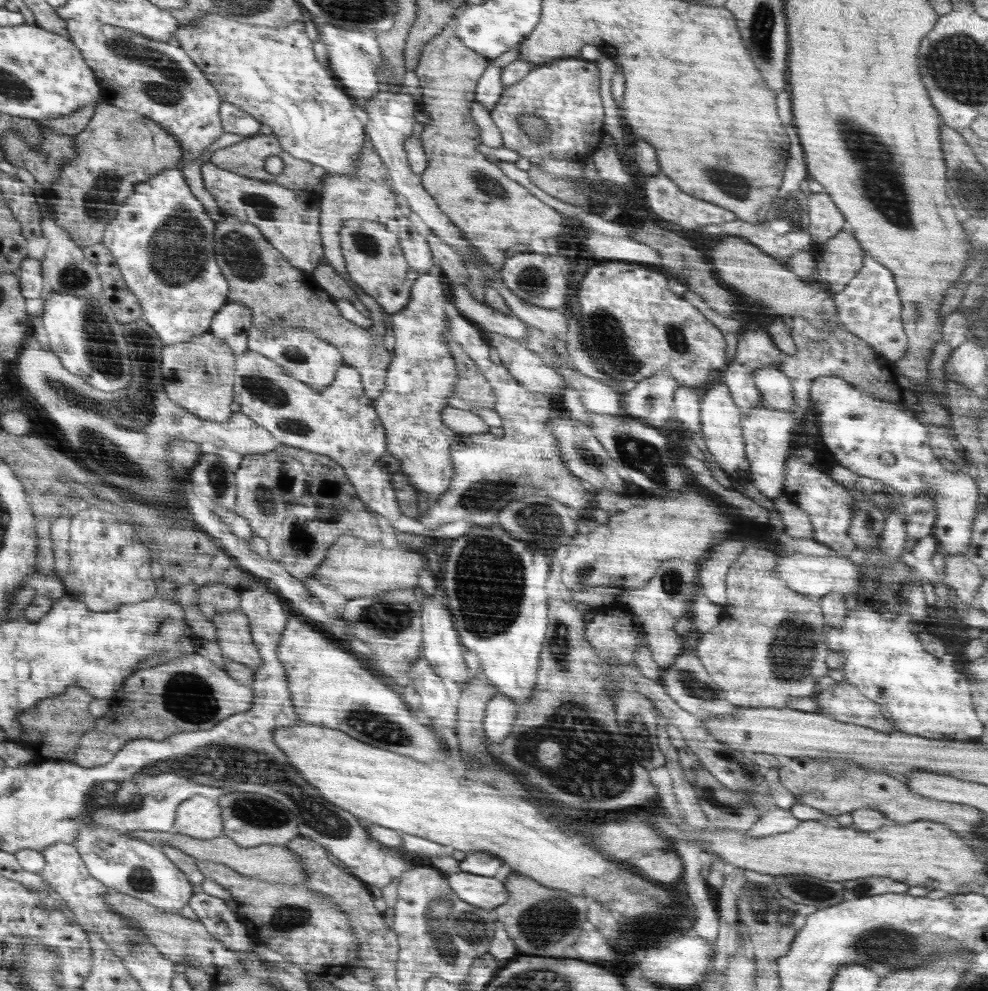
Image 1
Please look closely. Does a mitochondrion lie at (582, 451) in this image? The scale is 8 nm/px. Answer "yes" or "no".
yes

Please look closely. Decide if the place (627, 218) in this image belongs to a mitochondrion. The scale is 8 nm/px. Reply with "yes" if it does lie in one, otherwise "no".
no

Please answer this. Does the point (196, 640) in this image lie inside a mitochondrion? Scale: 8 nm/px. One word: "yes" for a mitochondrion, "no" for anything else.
no

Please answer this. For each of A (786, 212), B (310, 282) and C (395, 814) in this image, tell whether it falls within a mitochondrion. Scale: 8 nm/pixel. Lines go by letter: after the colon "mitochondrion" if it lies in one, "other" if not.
A: mitochondrion
B: other
C: other

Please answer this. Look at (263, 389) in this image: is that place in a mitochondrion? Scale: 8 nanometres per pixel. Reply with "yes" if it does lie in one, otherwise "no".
yes

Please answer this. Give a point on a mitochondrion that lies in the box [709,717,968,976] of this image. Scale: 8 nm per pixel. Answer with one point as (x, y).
(878, 946)

